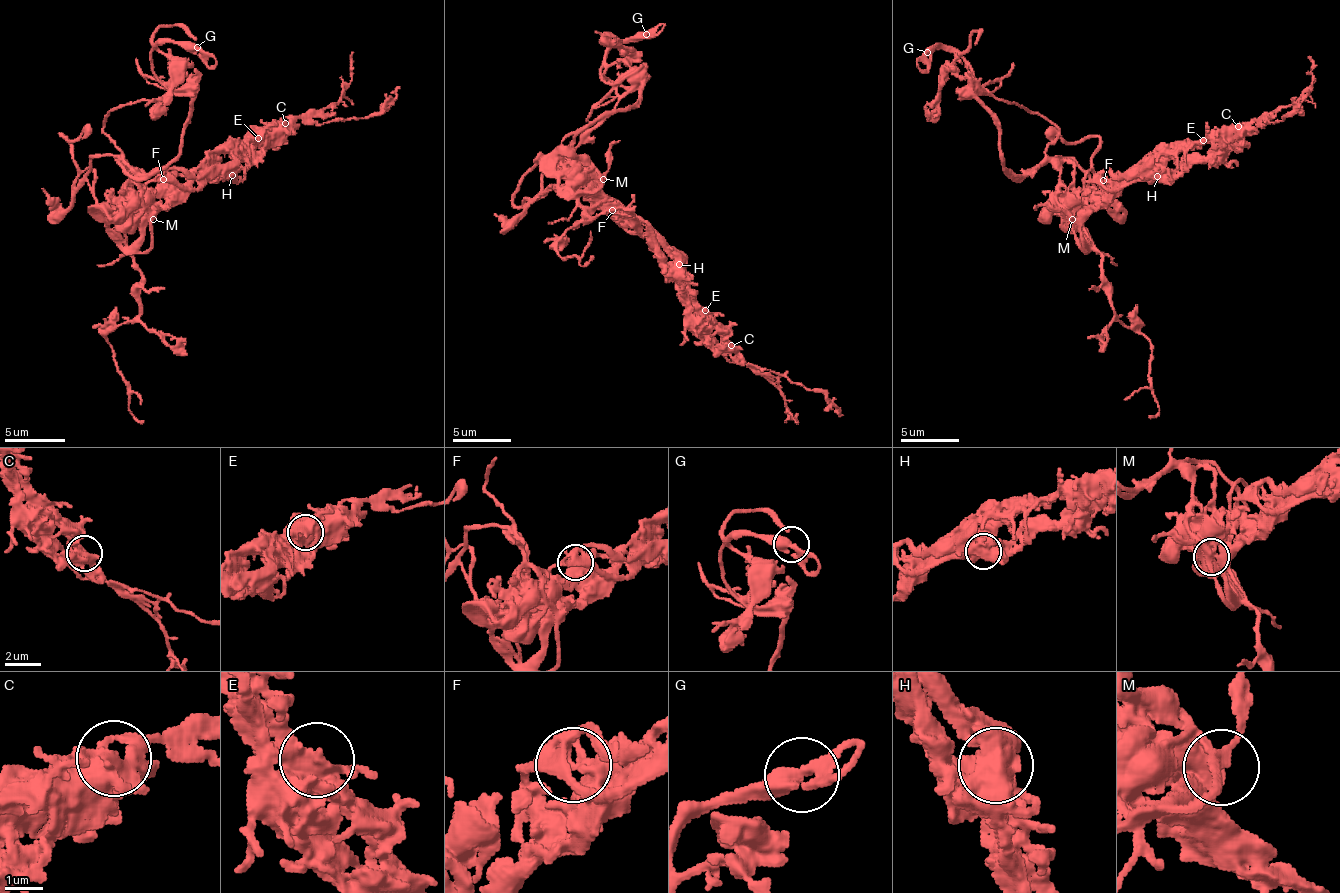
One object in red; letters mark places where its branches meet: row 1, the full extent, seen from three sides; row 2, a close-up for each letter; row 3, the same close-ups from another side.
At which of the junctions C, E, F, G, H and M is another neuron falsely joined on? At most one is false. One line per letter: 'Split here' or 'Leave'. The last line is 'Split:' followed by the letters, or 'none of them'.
C: Leave
E: Leave
F: Leave
G: Leave
H: Leave
M: Leave
Split: none of them

